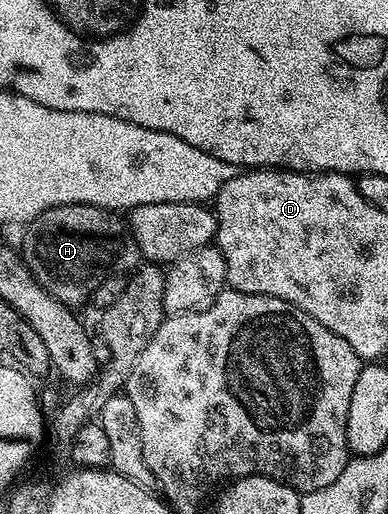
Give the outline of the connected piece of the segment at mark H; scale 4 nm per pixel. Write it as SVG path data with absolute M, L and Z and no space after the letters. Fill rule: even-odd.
M63 204L46 210L27 225L22 255L28 272L58 302L69 308L87 305L92 292L112 273L128 274L142 257L125 217L110 208Z

